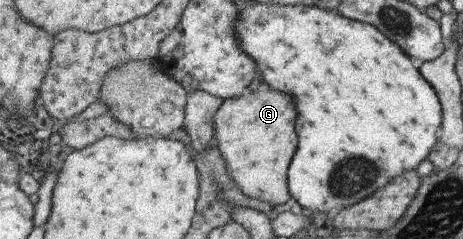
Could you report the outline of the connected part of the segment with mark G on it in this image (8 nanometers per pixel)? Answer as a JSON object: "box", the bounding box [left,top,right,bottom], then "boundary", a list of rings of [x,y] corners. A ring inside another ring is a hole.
{"box":[214,84,299,207],"boundary":[[[263,84],[257,91],[225,100],[215,115],[214,138],[226,158],[227,173],[248,198],[259,199],[273,207],[287,203],[291,197],[290,167],[299,143],[295,129],[299,113],[295,105],[293,95]]]}

